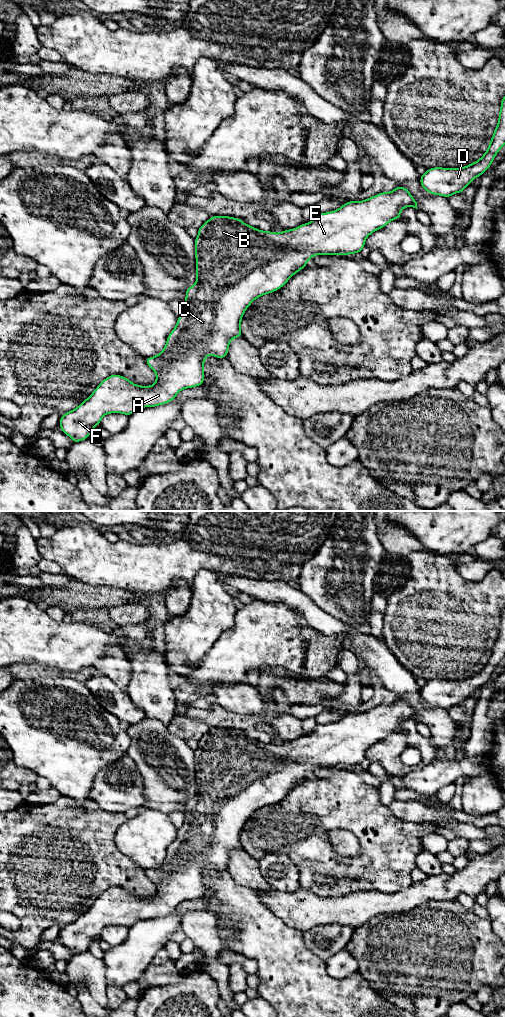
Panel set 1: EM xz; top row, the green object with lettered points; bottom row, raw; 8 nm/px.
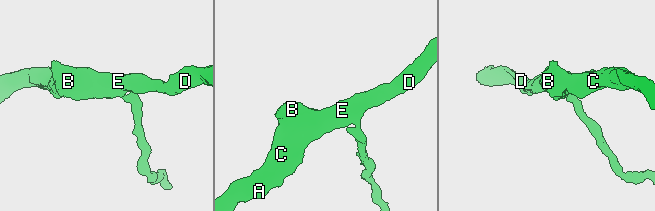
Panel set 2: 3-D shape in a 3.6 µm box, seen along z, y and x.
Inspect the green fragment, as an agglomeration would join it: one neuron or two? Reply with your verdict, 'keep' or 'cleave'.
keep

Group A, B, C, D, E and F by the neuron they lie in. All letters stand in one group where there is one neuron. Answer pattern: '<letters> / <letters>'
A B C D E F

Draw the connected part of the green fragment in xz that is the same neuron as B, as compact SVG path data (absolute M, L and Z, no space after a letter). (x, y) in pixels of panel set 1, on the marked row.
M396 186L390 192L381 192L363 201L347 201L337 210L317 213L311 222L279 233L261 231L242 222L241 218L211 216L198 228L198 236L194 240L197 280L185 290L185 309L178 316L175 328L169 333L164 349L158 355L144 359L156 374L155 383L151 386L141 386L122 375L109 375L77 408L60 417L61 432L68 435L73 443L83 441L89 438L95 427L100 425L104 415L121 413L130 416L139 408L156 407L171 402L183 389L202 385L205 380L206 357L213 355L221 359L228 356L230 341L242 337L243 314L255 299L278 291L293 275L306 267L308 260L315 255L347 256L360 253L365 247L367 237L391 221L401 219L401 210L406 207L417 209L417 202L406 187Z

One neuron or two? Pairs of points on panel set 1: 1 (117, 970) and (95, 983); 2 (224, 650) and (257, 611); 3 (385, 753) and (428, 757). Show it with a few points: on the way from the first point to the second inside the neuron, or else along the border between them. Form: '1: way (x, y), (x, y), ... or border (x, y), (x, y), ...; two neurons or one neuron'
1: border (102, 959), (105, 965), (105, 981), (107, 985); two neurons
2: way (234, 640), (248, 626), (248, 619); one neuron
3: way (396, 743), (400, 741), (415, 741), (420, 746); one neuron

